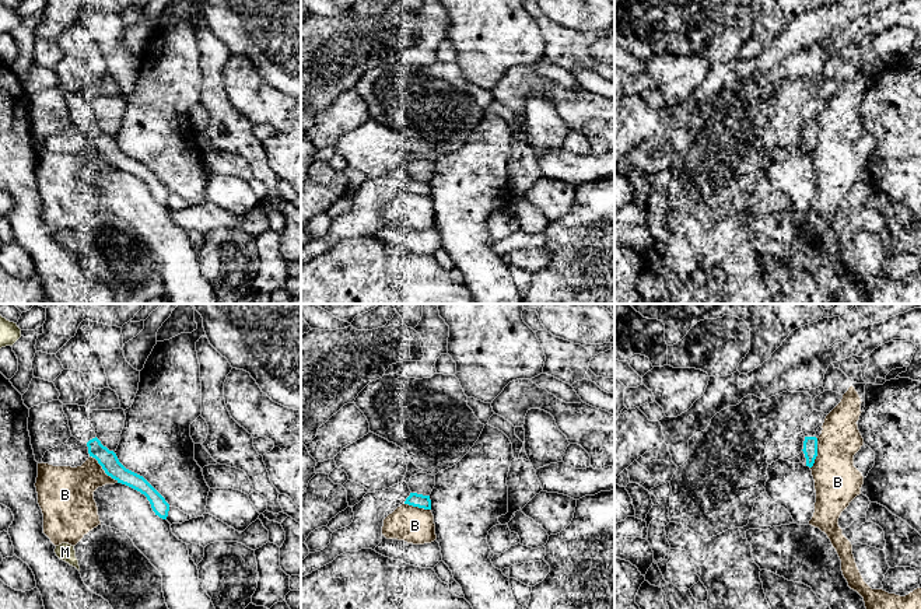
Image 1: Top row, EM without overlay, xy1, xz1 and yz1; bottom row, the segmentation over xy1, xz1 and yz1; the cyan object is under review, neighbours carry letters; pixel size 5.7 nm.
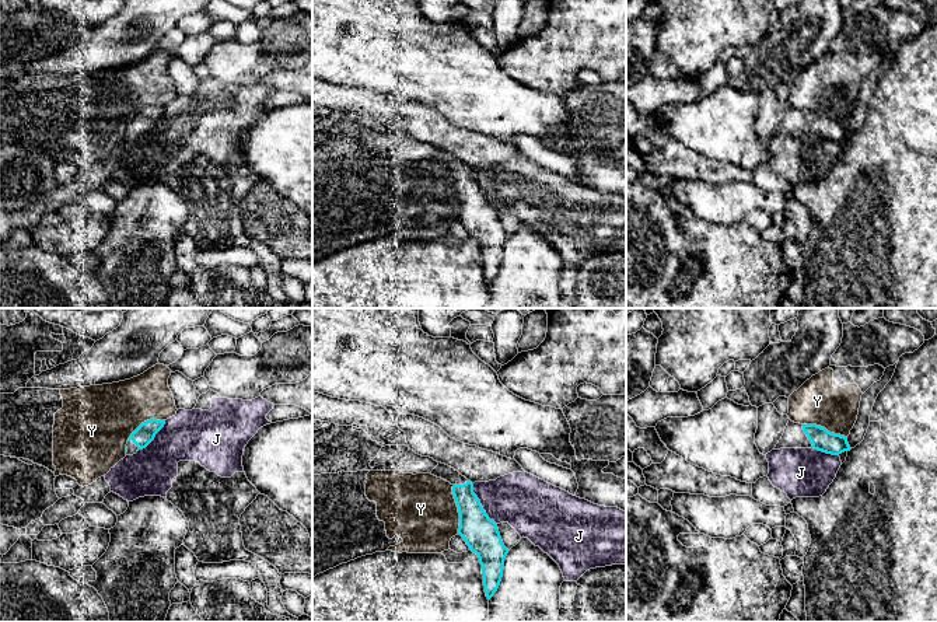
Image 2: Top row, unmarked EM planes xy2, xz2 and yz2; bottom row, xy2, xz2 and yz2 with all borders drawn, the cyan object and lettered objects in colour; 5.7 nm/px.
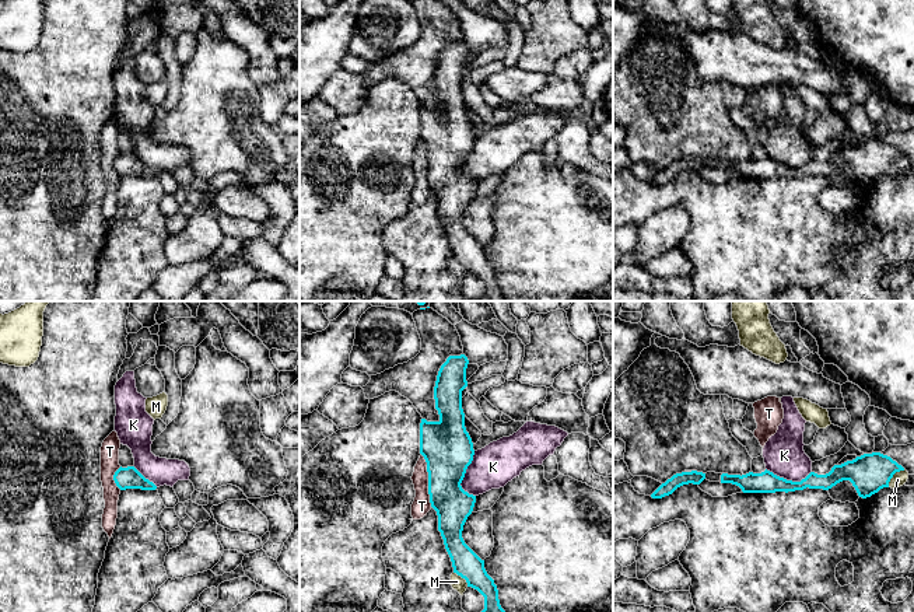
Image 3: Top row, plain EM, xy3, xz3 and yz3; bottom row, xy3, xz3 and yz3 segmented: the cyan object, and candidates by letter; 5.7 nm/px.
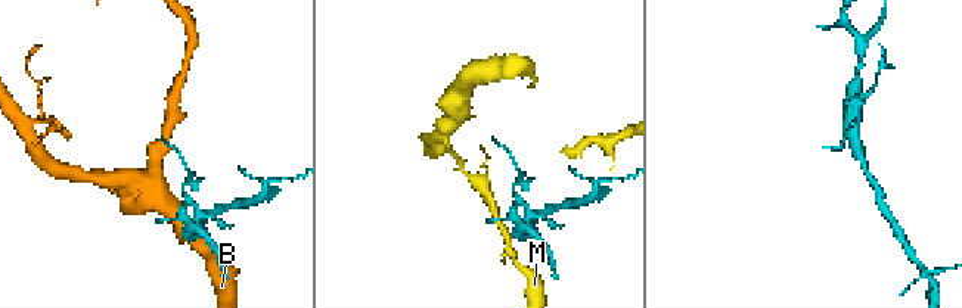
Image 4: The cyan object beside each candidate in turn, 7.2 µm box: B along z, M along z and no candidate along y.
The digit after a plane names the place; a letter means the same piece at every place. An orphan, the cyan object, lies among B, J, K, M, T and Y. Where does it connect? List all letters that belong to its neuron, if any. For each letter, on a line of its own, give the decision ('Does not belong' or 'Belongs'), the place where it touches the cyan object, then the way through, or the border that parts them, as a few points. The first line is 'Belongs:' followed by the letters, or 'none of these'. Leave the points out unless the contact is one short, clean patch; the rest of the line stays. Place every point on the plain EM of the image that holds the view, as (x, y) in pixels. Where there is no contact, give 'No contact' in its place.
Belongs: none of these
B: Does not belong. Touches cyan at xy1 (102, 154)
J: Does not belong. Touches cyan at xz2 (481, 191)
K: Does not belong. Touches cyan at xz3 (463, 161). Boundary: xz3 (475, 137), (461, 170), (473, 182)
M: Does not belong. Touches cyan at yz3 (893, 160). Boundary: yz3 (904, 156), (897, 157), (888, 172)
T: Does not belong. Touches cyan at xz3 (429, 167)
Y: Does not belong. Touches cyan at xz2 (458, 195). Boundary: xz2 (453, 171), (453, 184), (458, 199), (458, 219)

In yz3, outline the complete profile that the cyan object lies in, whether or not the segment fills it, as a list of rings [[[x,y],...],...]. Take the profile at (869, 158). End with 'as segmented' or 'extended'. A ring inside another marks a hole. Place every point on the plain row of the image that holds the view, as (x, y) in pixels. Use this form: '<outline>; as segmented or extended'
[[[880,139],[864,140],[852,147],[834,151],[826,161],[810,158],[801,168],[787,167],[770,157],[761,160],[749,158],[746,161],[721,161],[721,169],[732,169],[743,179],[775,179],[809,175],[829,176],[843,167],[850,167],[859,183],[866,185],[883,174],[896,158],[904,157],[901,151]]]; as segmented

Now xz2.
[[[438,148],[430,160],[452,171],[452,181],[459,199],[458,220],[466,228],[469,237],[479,244],[485,279],[490,286],[500,272],[504,245],[508,240],[497,210],[483,196],[480,186],[473,179],[473,170],[458,157]]]; extended

